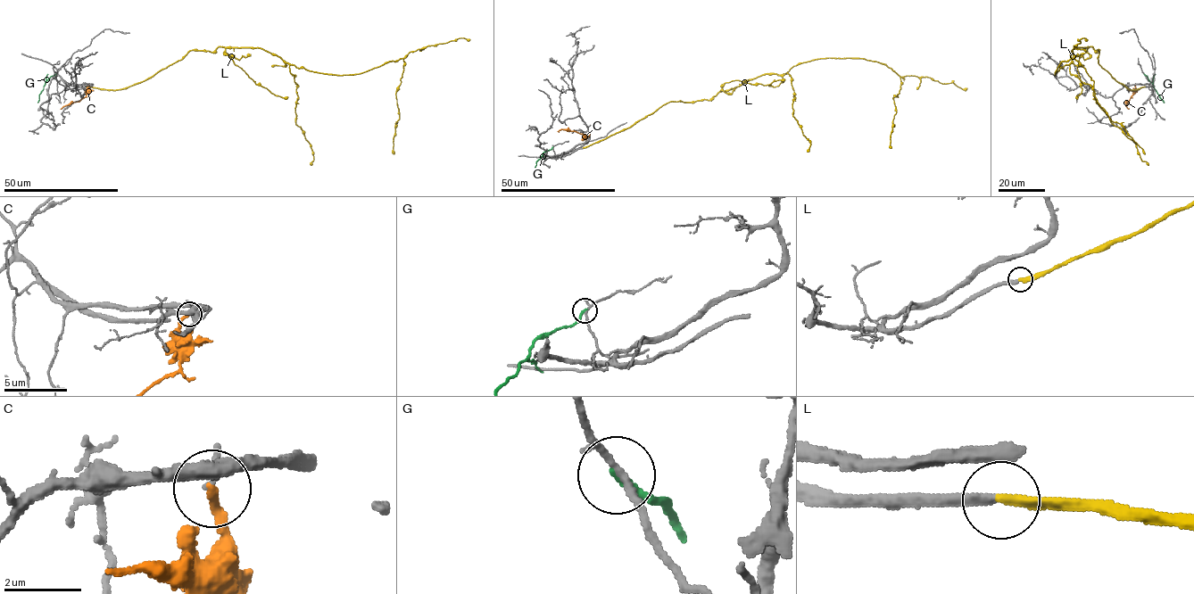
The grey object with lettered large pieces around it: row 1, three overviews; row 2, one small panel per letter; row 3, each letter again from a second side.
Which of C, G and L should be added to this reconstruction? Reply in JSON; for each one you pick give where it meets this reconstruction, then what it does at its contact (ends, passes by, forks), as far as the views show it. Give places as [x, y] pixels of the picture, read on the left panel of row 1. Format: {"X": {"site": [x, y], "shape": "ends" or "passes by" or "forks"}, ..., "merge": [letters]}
{"L": {"site": [86, 86], "shape": "ends"}, "merge": ["L"]}

